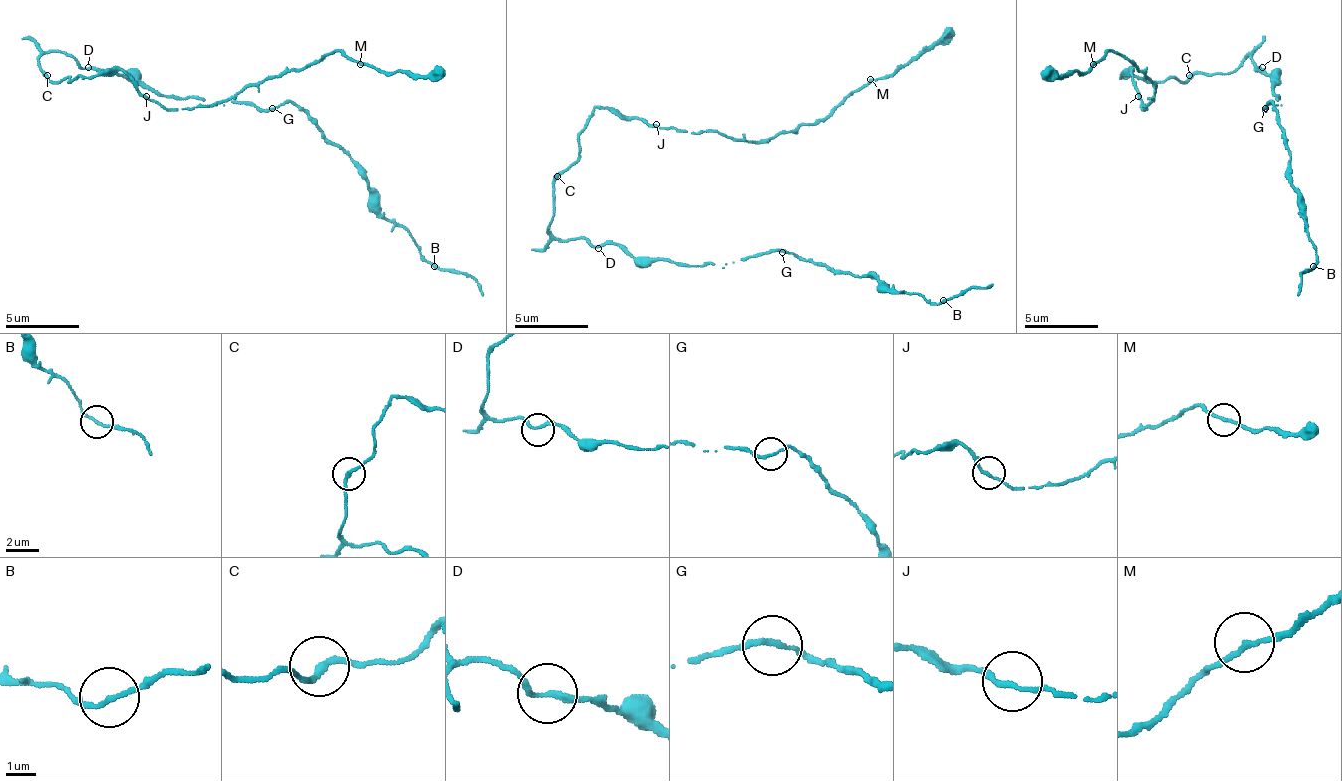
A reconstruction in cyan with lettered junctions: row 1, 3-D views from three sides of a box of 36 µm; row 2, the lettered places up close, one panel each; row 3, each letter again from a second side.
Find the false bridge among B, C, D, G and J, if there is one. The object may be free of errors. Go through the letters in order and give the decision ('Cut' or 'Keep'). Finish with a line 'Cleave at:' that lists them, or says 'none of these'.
B: Keep
C: Keep
D: Keep
G: Keep
J: Keep
Cleave at: none of these

